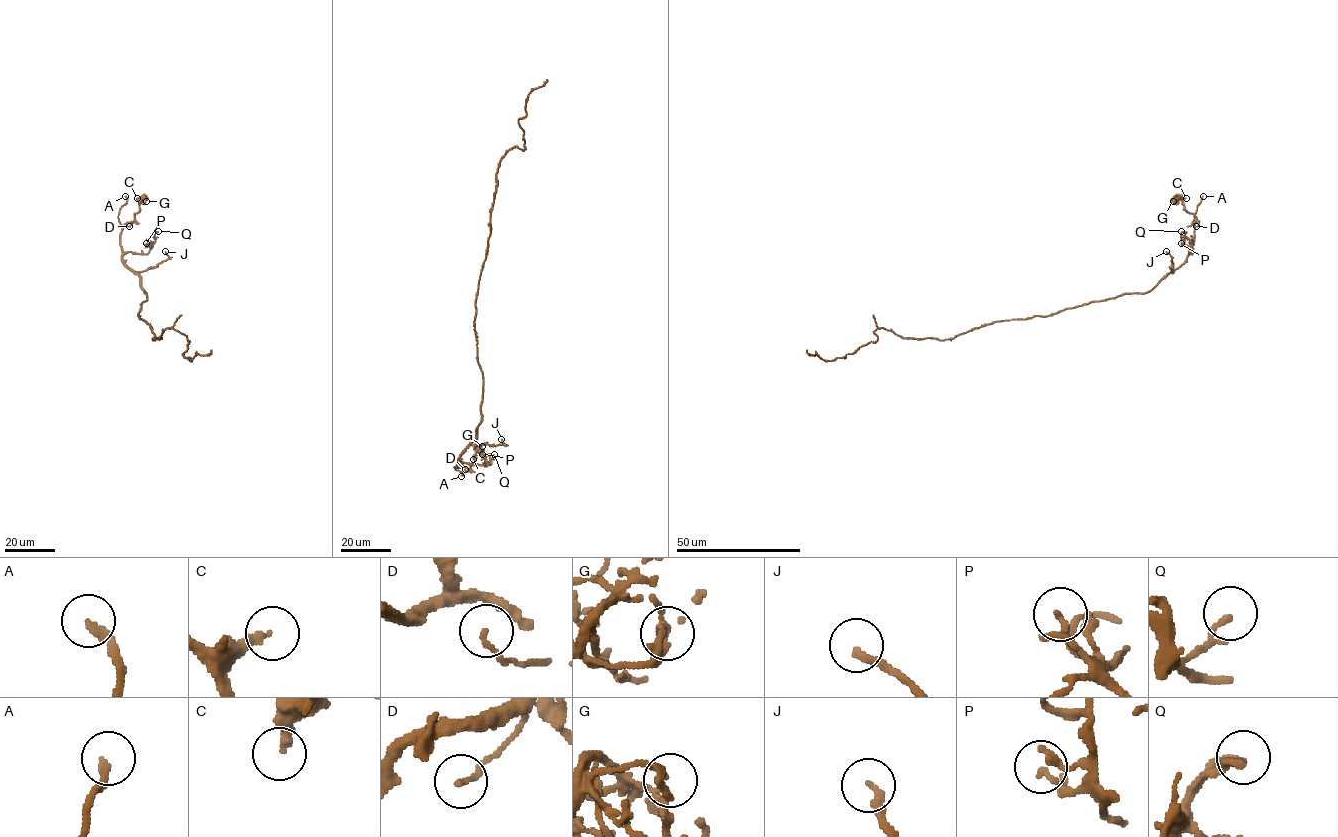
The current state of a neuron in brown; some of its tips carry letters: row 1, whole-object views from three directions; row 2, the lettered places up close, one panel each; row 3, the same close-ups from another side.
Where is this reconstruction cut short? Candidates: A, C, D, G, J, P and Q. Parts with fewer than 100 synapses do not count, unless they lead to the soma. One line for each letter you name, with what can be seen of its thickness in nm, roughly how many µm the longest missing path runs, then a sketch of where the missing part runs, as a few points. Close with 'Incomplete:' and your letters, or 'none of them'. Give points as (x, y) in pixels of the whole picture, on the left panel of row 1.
A: 200 nm | 20 µm | (125, 196), (111, 198), (103, 194), (95, 178)
Incomplete: A

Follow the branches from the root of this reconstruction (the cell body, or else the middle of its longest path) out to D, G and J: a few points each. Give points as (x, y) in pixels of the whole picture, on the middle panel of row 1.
D: (476, 297), (474, 331), (483, 379), (482, 421), (477, 437), (458, 457), (457, 467), (465, 469)
G: (476, 297), (482, 421), (457, 467), (470, 469), (475, 447), (482, 446)
J: (476, 297), (474, 331), (483, 397), (482, 421), (477, 437), (471, 444), (503, 445), (501, 439)

